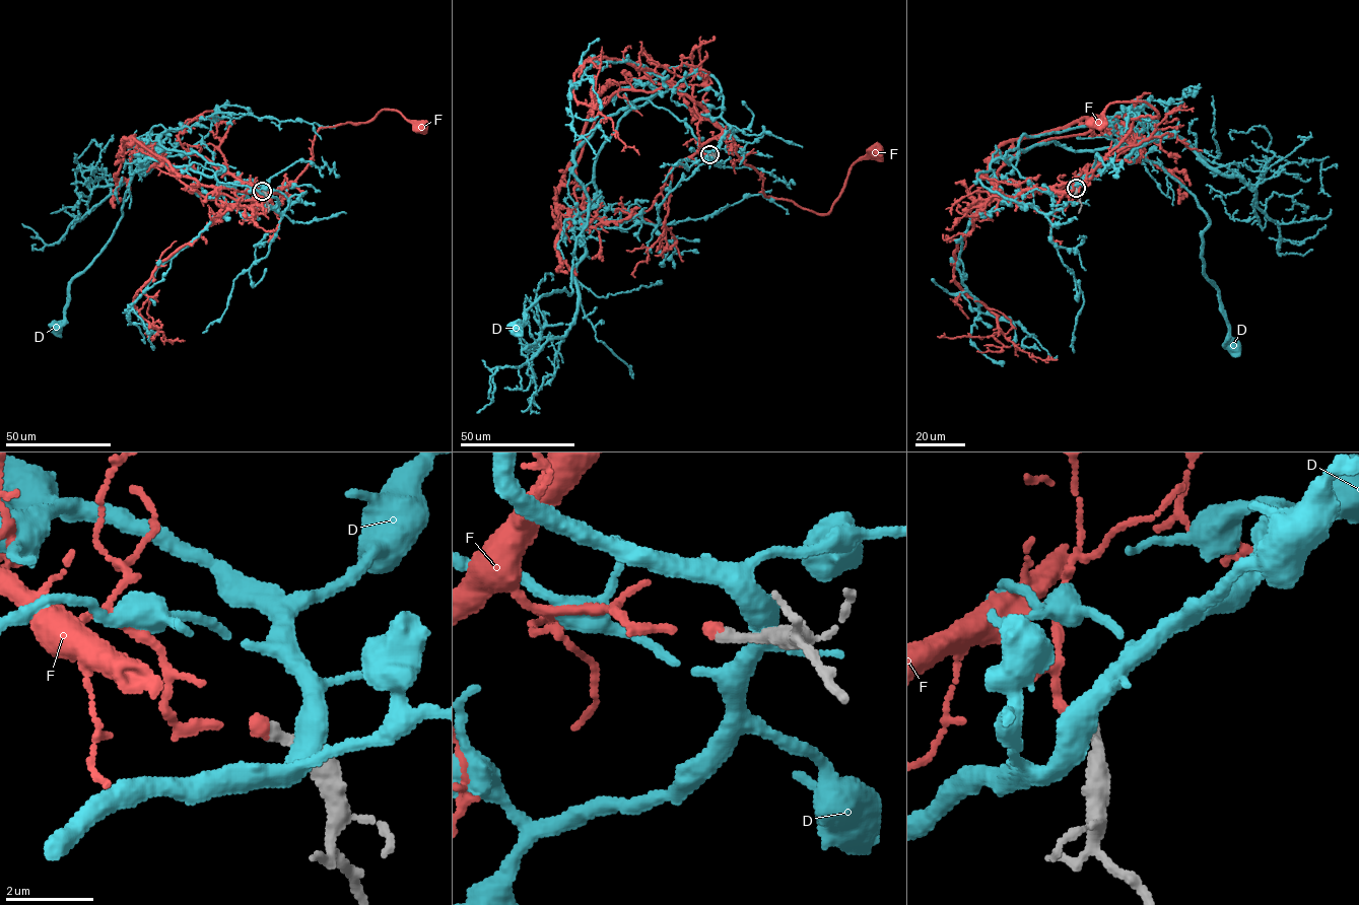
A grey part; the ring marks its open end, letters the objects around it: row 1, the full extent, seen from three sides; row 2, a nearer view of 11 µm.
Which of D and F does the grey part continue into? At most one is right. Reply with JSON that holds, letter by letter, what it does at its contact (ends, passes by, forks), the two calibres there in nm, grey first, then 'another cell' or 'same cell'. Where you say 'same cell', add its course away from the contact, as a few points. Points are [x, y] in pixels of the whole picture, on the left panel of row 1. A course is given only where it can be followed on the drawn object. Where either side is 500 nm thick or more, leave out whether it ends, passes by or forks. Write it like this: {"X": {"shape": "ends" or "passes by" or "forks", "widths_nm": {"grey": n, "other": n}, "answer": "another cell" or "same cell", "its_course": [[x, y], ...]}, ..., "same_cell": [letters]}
{"D": {"shape": "passes by", "widths_nm": {"grey": 480, "other": 480}, "answer": "another cell"}, "F": {"shape": "ends", "widths_nm": {"grey": 280, "other": 260}, "answer": "same cell", "its_course": [[262, 191], [254, 186], [285, 193], [313, 156], [320, 128], [366, 123], [382, 110], [421, 126]]}, "same_cell": ["F"]}

